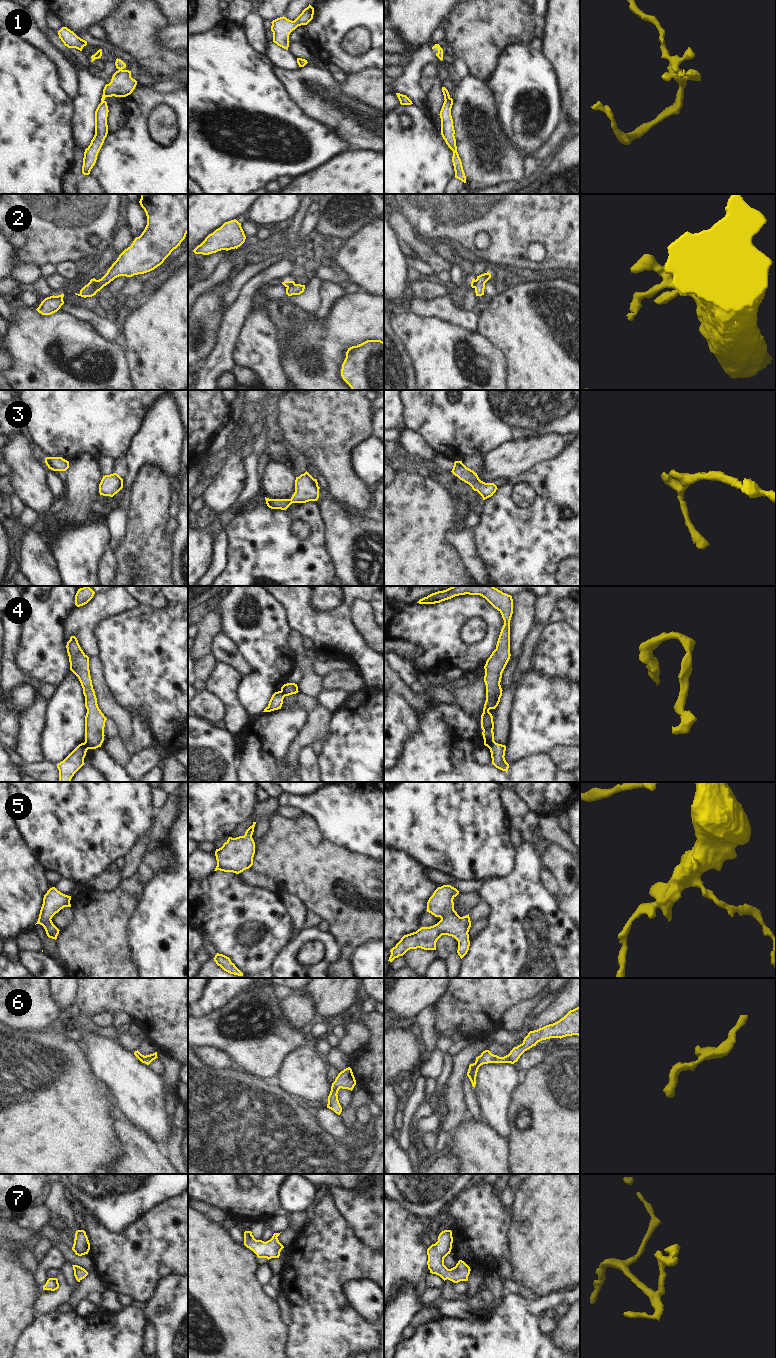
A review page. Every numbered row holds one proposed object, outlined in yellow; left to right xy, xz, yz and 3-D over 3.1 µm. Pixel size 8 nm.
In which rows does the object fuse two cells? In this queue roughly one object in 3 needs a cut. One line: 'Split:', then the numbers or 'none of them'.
Split: 2, 4

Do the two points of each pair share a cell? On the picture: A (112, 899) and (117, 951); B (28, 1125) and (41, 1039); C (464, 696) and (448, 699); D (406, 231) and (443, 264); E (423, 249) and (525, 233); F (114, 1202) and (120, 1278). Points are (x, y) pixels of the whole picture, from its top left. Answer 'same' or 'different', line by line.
A: same
B: same
C: different
D: same
E: different
F: different

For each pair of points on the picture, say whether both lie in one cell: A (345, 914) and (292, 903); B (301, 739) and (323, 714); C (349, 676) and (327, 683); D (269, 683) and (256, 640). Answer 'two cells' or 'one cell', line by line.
A: two cells
B: one cell
C: one cell
D: one cell

